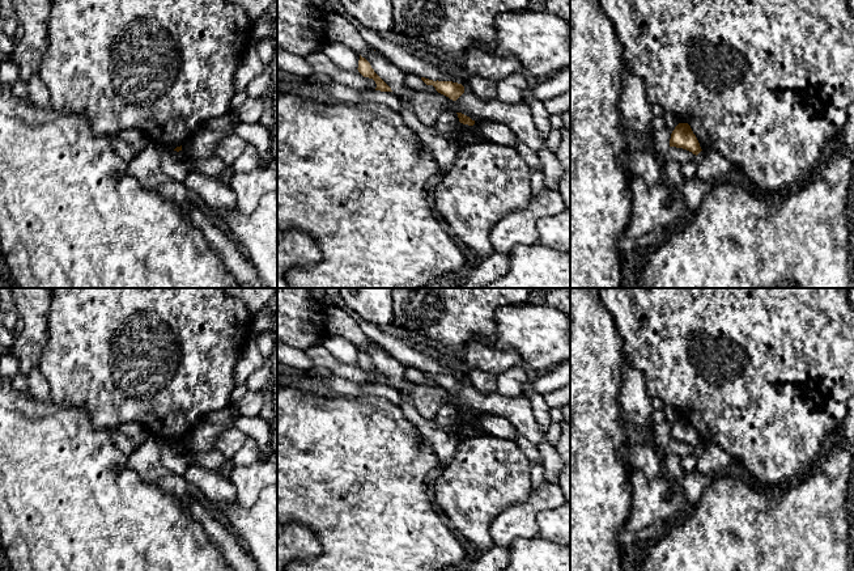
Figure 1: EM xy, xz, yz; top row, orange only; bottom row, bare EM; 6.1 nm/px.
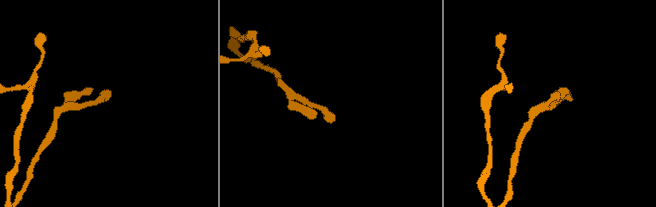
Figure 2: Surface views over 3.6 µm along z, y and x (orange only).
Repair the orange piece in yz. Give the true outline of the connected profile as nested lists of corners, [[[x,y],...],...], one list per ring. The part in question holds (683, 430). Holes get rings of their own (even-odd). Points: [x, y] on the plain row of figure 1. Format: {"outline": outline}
{"outline": [[[679,416],[671,427],[670,440],[683,441],[693,448],[698,448],[702,443],[688,416]]]}

